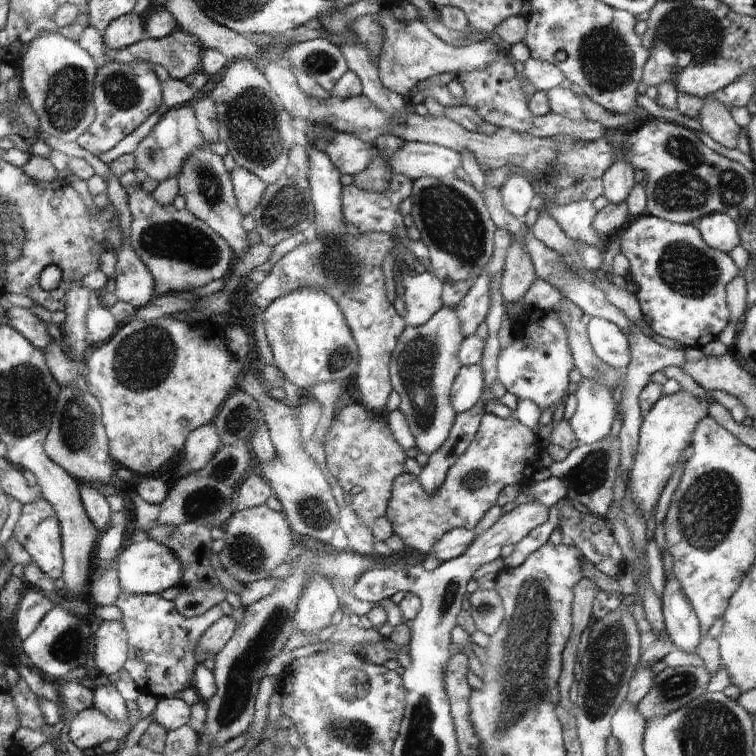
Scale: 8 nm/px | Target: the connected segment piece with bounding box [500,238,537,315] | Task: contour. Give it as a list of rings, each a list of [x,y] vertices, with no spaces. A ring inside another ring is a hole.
[[[512,238],[500,284],[506,315],[509,313],[509,304],[518,302],[528,292],[528,288],[531,288],[536,279],[532,261],[528,258],[522,242]]]

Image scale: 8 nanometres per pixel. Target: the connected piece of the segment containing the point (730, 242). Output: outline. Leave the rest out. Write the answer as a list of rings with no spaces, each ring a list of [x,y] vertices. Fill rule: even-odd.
[[[712,213],[703,216],[695,223],[702,233],[706,244],[720,252],[730,252],[740,244],[740,230],[736,230],[736,221],[728,214]]]

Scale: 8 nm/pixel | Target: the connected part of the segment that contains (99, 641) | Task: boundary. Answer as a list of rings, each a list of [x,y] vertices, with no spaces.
[[[122,621],[102,622],[94,632],[96,652],[94,652],[95,668],[102,675],[116,675],[126,662],[126,630]]]

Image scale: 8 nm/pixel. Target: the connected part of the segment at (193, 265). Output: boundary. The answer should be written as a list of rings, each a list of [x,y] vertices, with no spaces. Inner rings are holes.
[[[135,171],[126,172],[119,177],[119,181],[126,191],[133,215],[130,246],[153,273],[157,283],[156,295],[174,294],[184,290],[184,286],[188,290],[200,288],[212,280],[226,278],[234,254],[223,237],[188,209],[176,212],[172,204],[158,204],[152,193],[143,190],[136,182]]]

